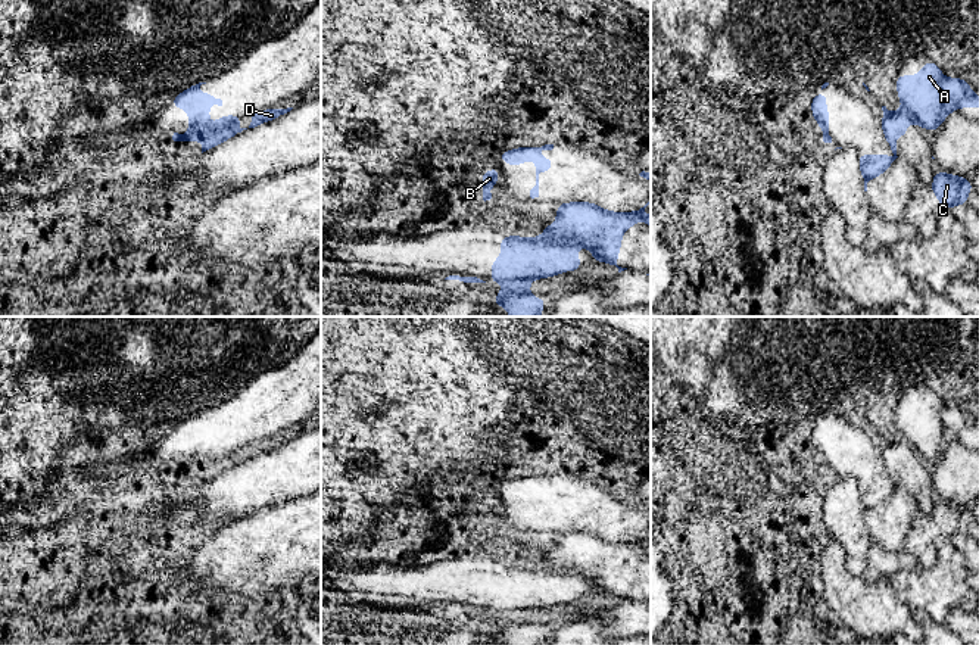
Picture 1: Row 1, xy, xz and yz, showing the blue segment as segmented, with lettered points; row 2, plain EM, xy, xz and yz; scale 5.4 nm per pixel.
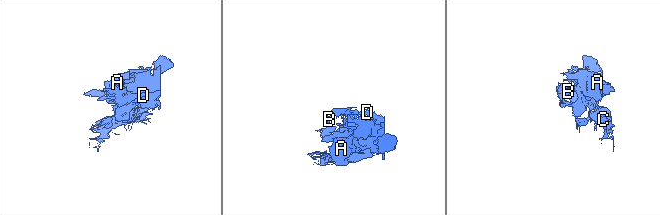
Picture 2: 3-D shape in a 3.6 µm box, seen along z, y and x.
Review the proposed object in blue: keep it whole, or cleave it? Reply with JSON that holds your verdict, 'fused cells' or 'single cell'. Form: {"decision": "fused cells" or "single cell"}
{"decision": "single cell"}

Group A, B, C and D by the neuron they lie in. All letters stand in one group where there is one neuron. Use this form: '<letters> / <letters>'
A B C D

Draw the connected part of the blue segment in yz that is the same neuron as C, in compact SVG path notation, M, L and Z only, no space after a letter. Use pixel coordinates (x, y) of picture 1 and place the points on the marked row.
M933 172L930 190L939 200L941 208L953 211L957 205L967 205L967 197L973 188L972 181L948 172Z

